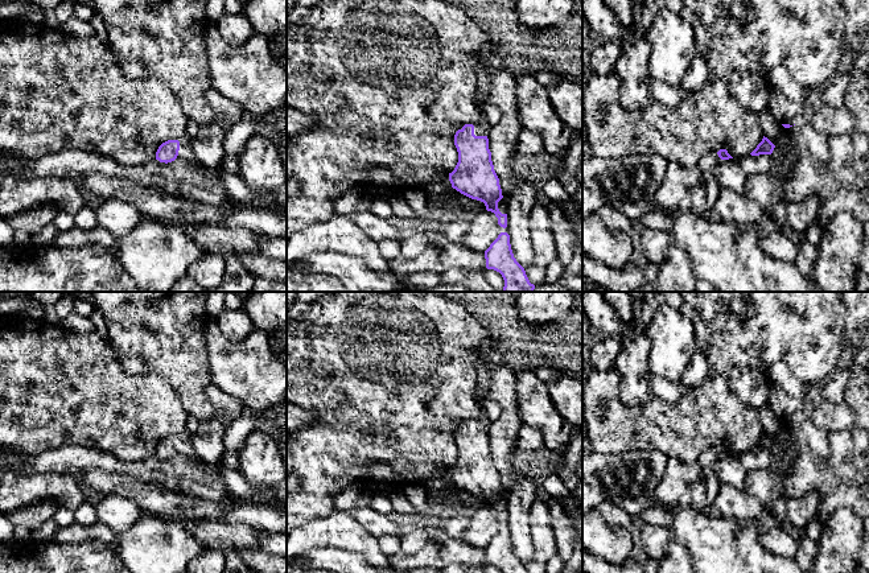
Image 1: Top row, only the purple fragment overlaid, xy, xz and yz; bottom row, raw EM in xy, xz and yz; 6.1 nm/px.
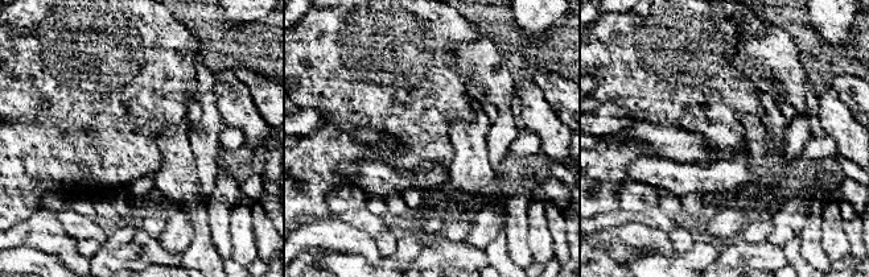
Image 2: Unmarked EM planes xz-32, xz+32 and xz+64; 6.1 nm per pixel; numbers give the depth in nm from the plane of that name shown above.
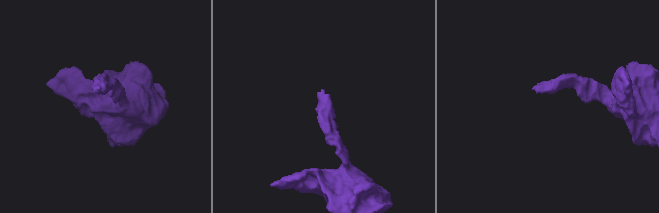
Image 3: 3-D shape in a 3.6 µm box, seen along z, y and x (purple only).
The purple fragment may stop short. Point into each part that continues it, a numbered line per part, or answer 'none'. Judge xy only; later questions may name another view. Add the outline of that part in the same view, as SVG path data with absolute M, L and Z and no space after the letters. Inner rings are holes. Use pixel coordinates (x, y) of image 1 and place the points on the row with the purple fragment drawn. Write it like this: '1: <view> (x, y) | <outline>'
1: xy (186, 153) | M185 135L181 139L178 139L178 141L180 141L180 151L178 151L177 158L189 161L189 162L194 162L195 154L191 148L191 139L188 135Z

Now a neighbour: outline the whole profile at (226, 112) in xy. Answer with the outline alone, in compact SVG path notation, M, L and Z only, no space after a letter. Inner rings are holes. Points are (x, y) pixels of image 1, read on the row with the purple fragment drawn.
M214 88L206 92L206 99L214 111L214 121L226 132L244 115L244 108Z

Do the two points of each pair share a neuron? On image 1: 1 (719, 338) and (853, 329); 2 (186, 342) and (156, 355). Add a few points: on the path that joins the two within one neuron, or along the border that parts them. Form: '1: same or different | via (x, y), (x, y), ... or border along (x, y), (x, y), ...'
1: different | border along (843, 305), (845, 337)
2: same | via (178, 342), (169, 342), (164, 347)

